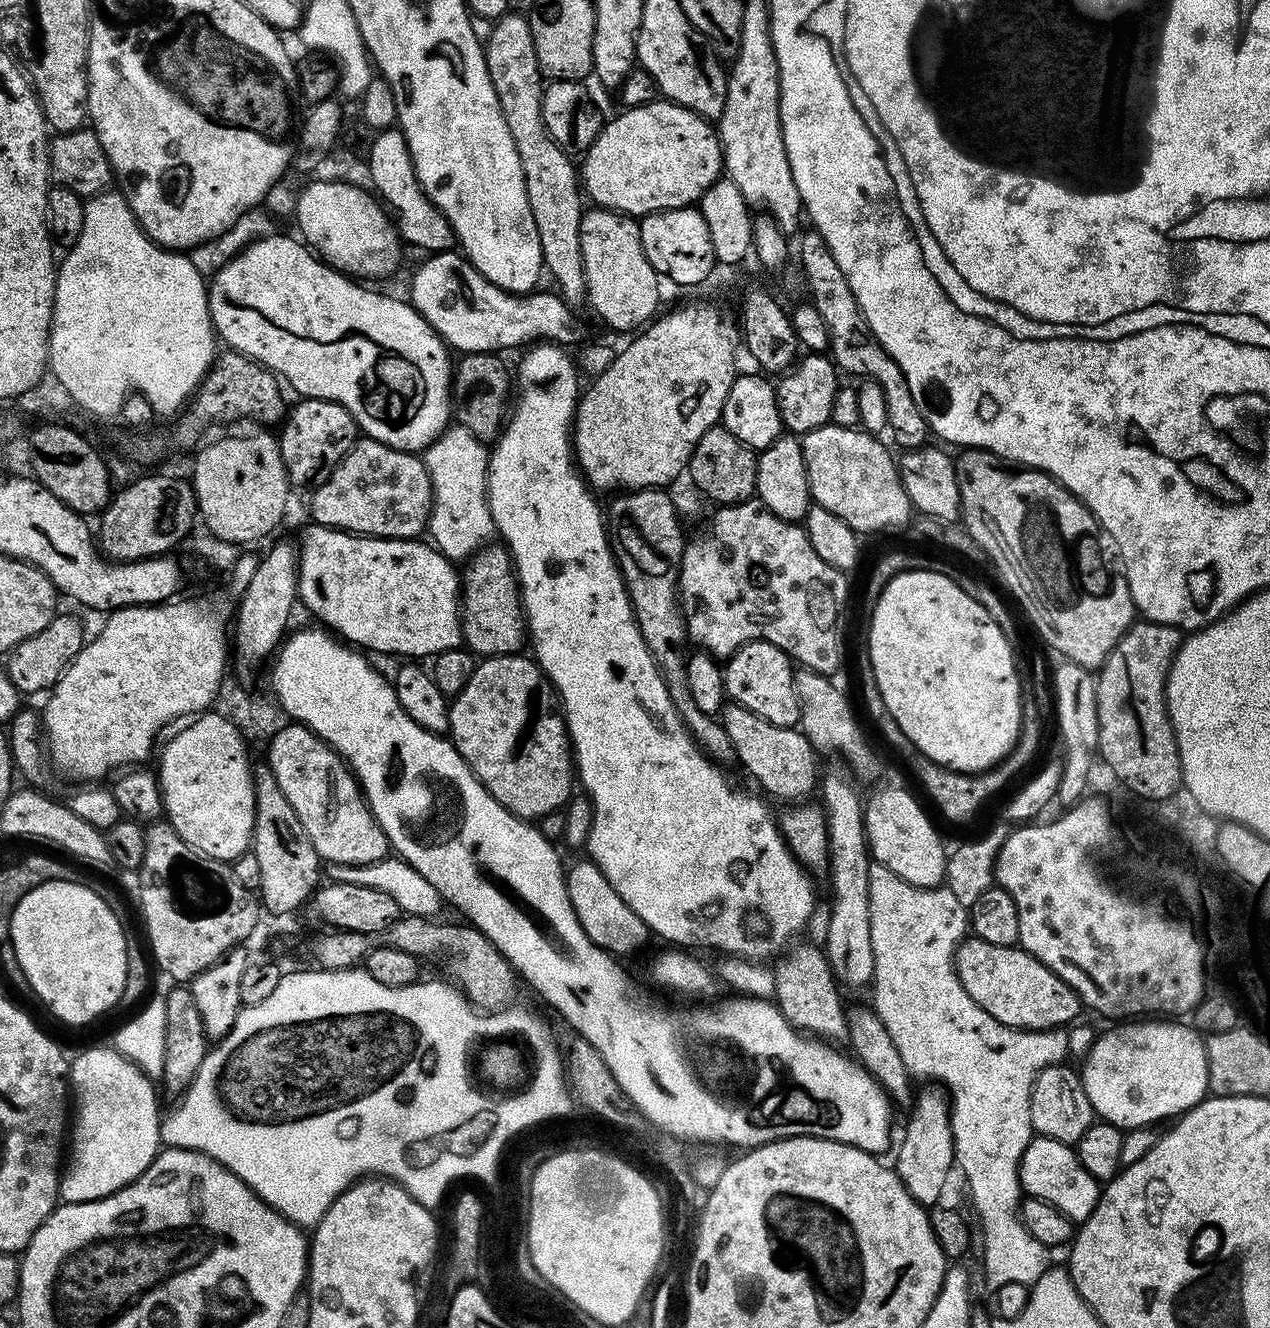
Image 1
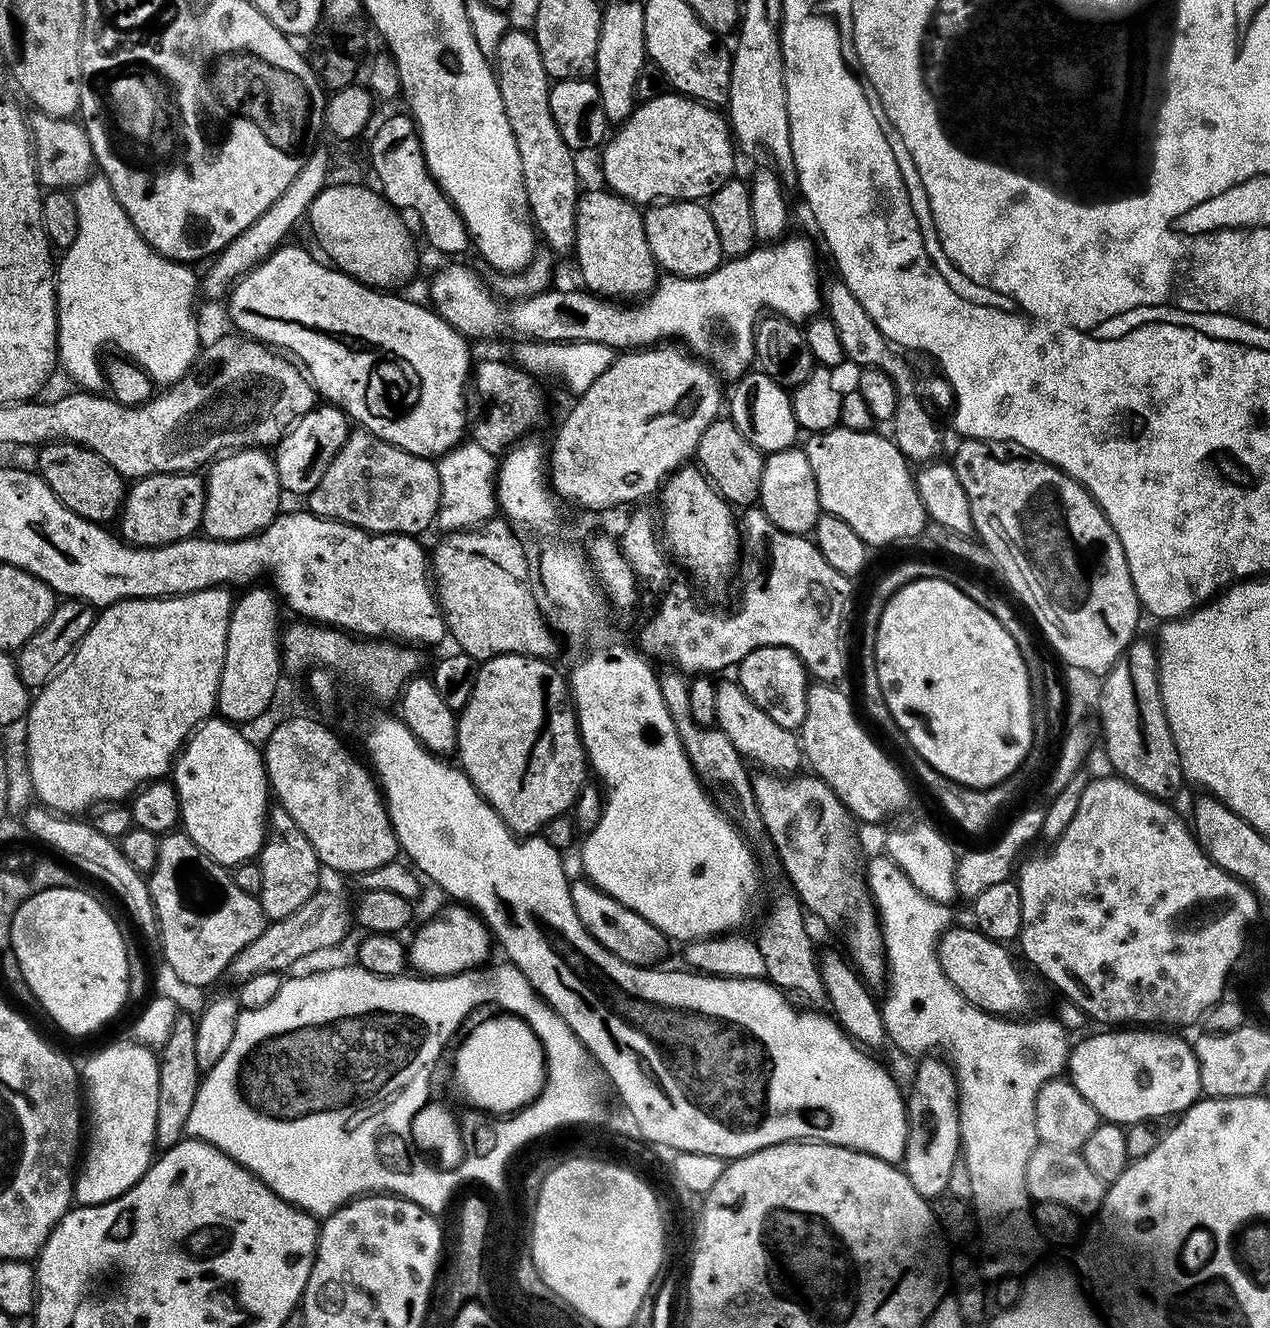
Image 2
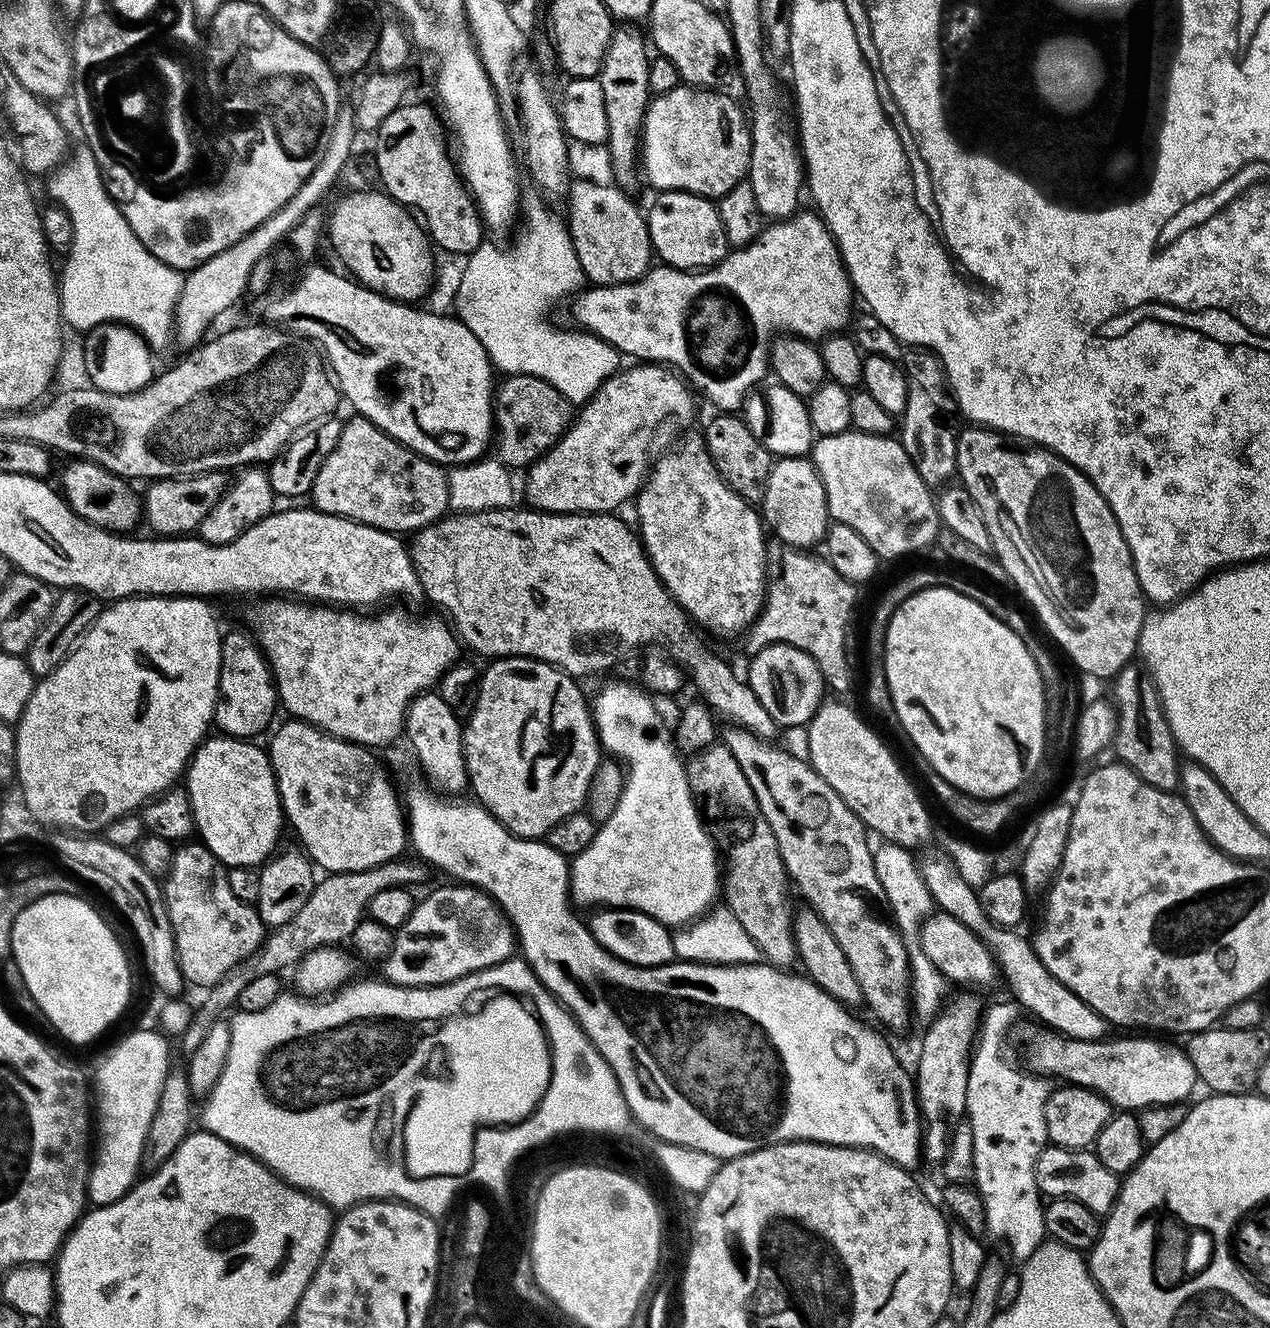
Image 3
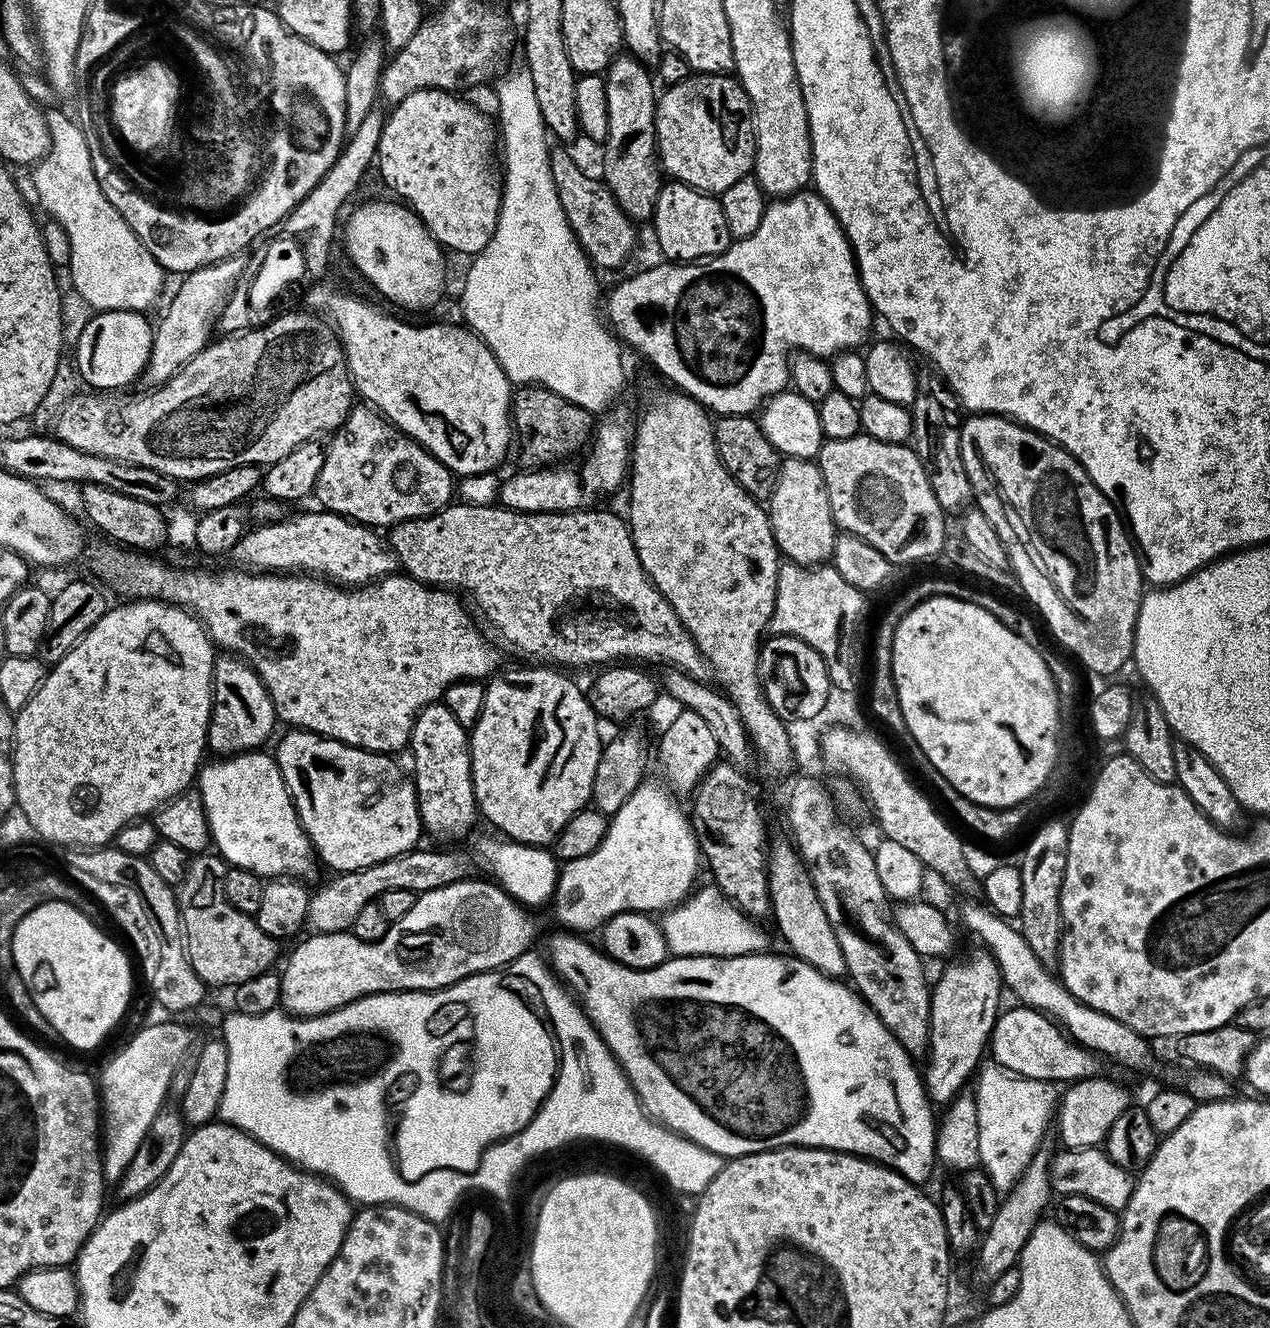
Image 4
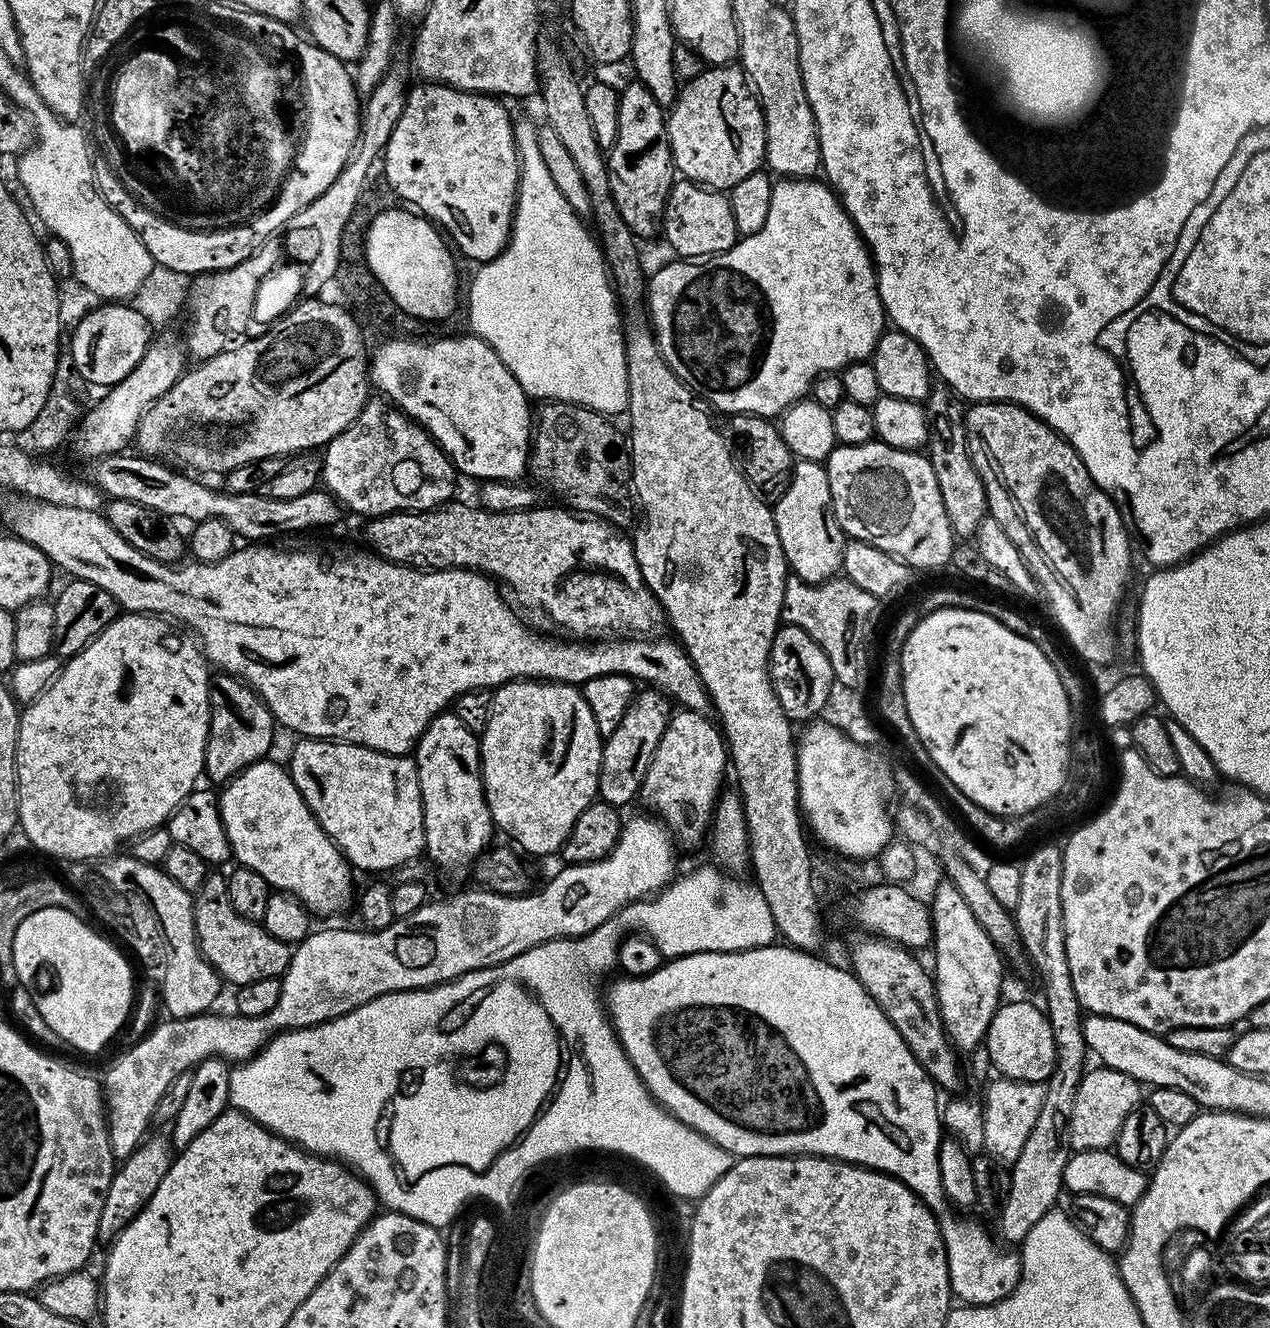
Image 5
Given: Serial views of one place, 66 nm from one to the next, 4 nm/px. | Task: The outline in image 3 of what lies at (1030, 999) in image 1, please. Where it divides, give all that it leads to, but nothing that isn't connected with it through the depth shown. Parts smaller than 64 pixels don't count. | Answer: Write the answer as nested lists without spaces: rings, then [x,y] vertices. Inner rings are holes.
[[[939,910],[933,911],[932,915],[924,919],[918,933],[918,943],[922,954],[934,962],[934,966],[944,976],[945,981],[952,980],[964,990],[981,990],[988,988],[995,980],[998,980],[996,959],[990,954],[990,950],[982,941],[958,918]]]

